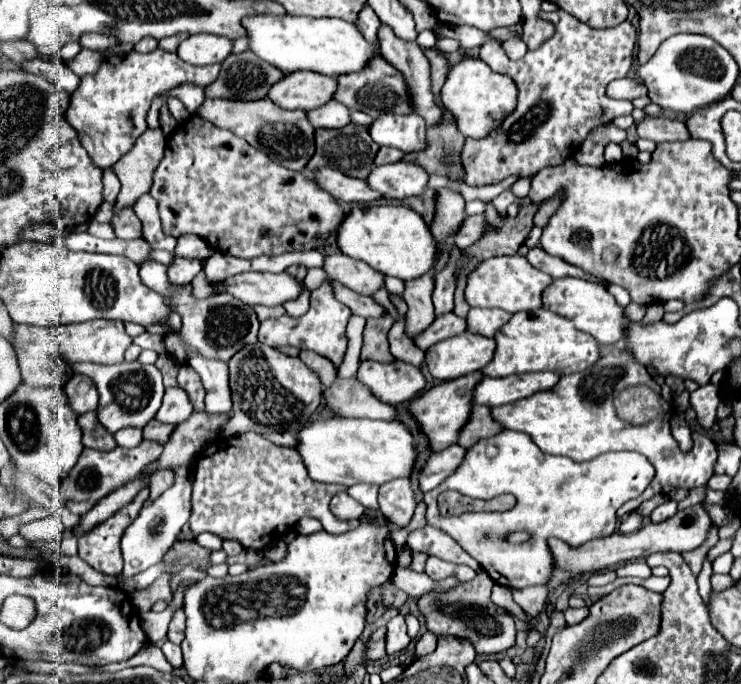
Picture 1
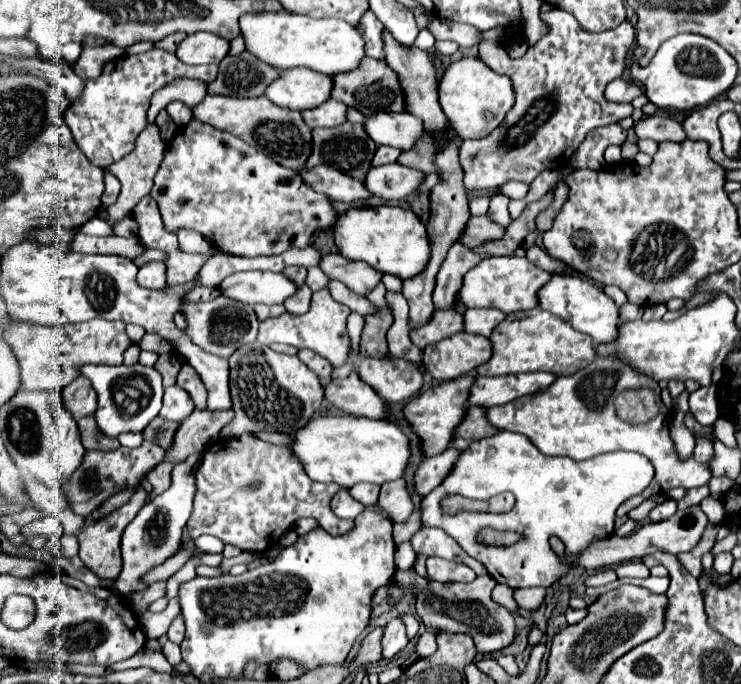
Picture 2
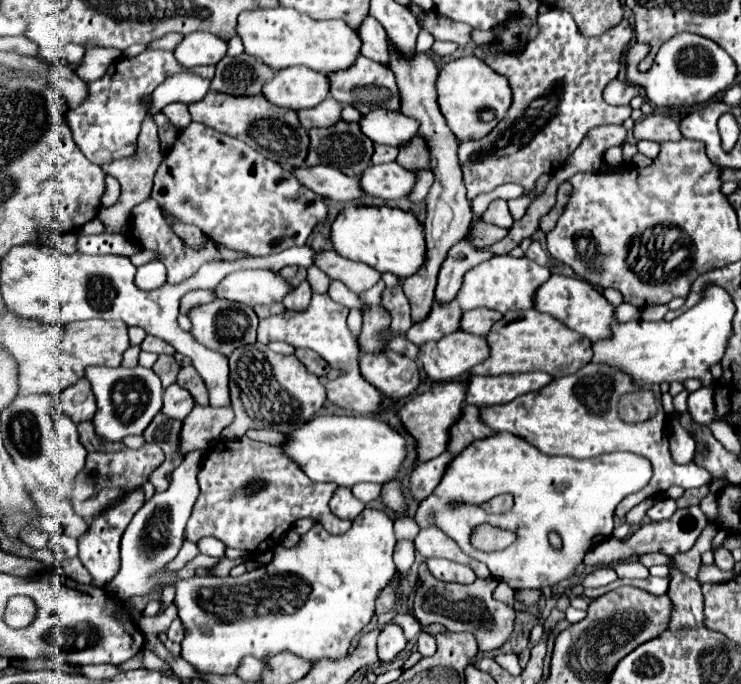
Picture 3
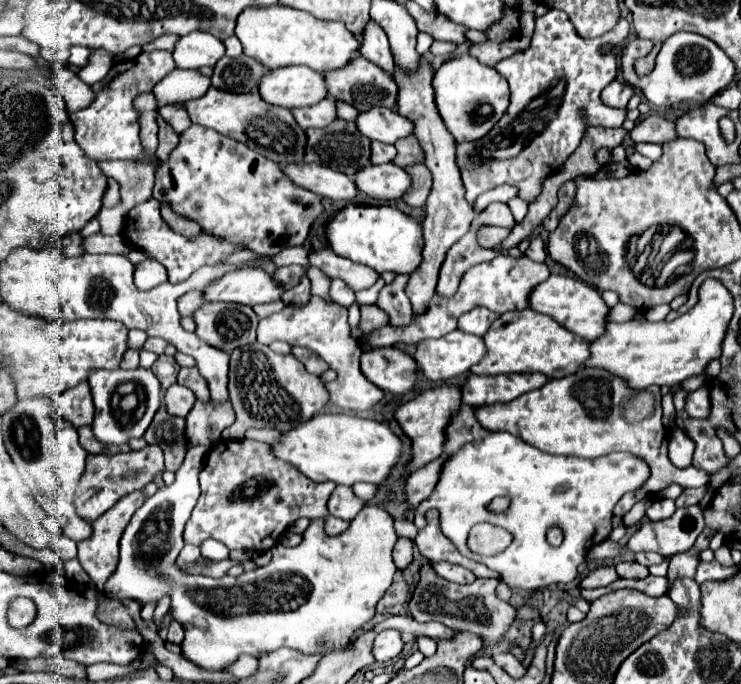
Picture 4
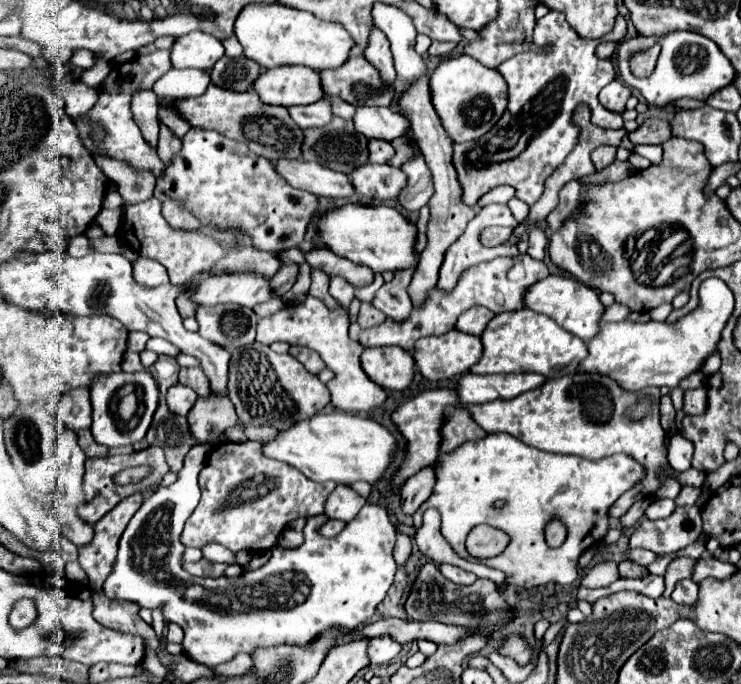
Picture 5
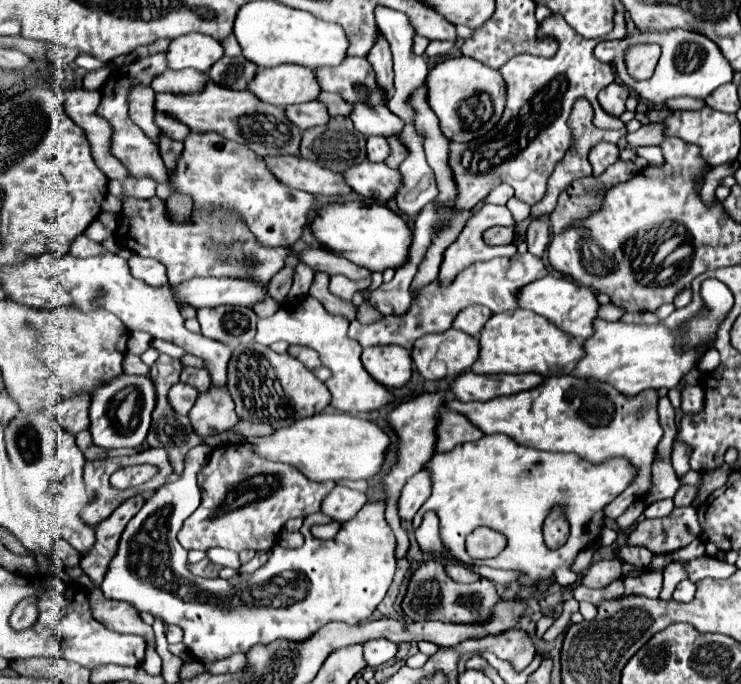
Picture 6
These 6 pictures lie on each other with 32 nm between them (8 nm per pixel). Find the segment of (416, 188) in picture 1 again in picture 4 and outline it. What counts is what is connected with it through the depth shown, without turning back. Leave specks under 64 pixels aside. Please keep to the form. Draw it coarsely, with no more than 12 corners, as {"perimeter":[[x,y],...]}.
{"perimeter":[[370,164],[354,174],[358,192],[398,200],[410,176],[394,164]]}

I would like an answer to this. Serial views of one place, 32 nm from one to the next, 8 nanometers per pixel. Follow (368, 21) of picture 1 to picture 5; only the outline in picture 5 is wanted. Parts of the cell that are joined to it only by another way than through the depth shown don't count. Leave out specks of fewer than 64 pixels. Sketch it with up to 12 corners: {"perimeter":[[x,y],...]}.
{"perimeter":[[374,28],[364,58],[392,84],[396,72],[386,36]]}

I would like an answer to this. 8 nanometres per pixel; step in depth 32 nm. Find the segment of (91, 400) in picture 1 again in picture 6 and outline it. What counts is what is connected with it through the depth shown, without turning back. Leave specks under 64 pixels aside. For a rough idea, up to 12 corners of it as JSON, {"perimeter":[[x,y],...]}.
{"perimeter":[[86,394],[60,400],[54,408],[66,432],[76,436],[90,424]]}

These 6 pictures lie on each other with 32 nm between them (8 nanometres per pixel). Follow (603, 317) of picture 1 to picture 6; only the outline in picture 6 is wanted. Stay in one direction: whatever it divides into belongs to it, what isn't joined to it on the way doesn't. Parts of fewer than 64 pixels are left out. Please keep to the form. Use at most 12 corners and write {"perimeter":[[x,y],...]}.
{"perimeter":[[564,276],[516,294],[524,310],[582,340],[592,336],[596,294]]}

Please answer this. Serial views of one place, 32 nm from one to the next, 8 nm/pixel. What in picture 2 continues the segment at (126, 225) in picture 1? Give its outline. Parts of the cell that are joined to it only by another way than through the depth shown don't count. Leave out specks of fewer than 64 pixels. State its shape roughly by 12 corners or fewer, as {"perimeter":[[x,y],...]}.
{"perimeter":[[132,214],[114,226],[117,236],[136,237],[136,220]]}

